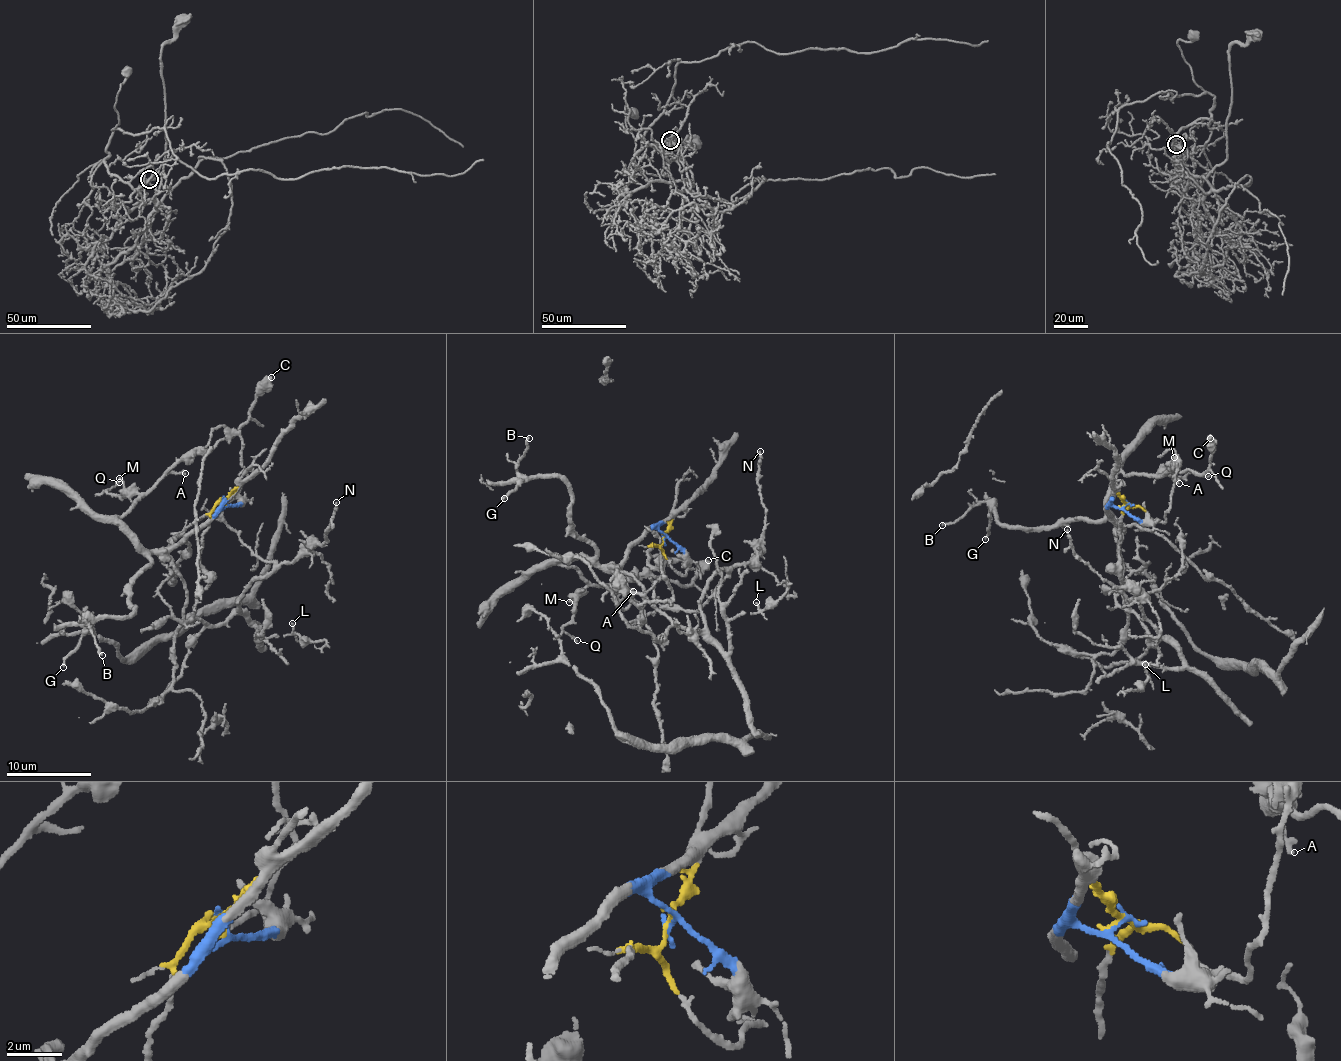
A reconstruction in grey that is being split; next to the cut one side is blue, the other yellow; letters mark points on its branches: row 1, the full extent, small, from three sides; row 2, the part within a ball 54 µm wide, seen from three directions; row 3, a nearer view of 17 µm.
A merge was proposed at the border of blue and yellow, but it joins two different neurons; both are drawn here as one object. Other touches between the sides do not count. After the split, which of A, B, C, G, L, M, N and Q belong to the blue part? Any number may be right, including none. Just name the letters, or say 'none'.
A, B, C, G, M, Q

